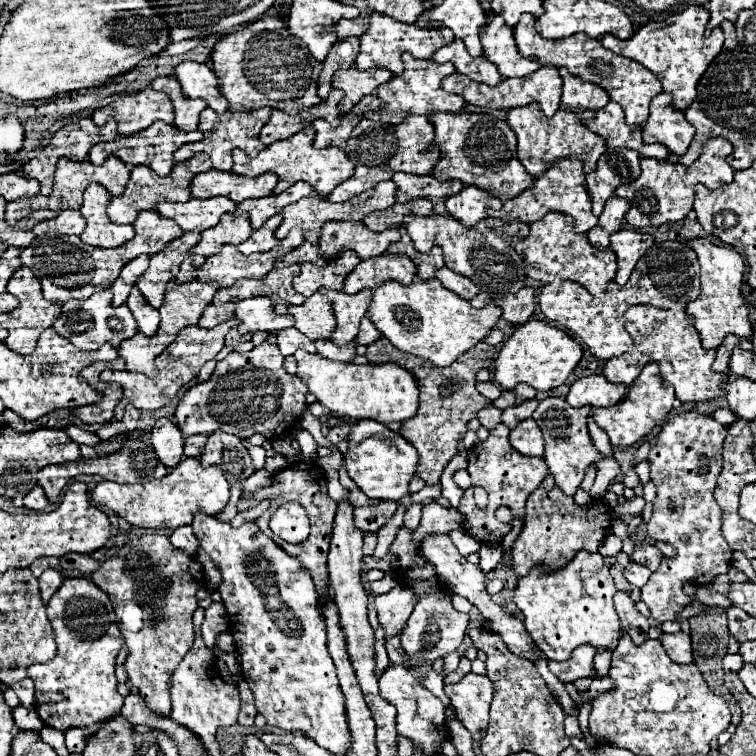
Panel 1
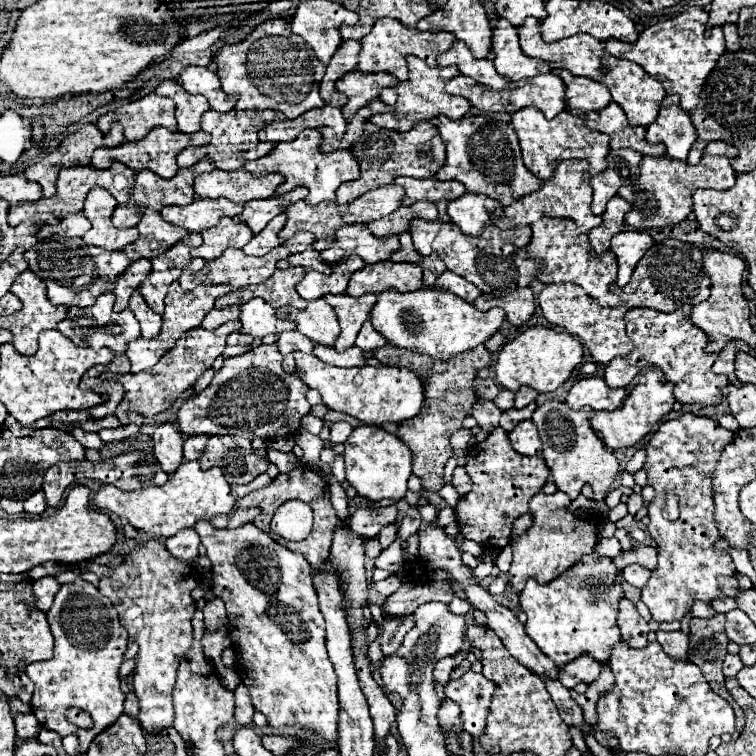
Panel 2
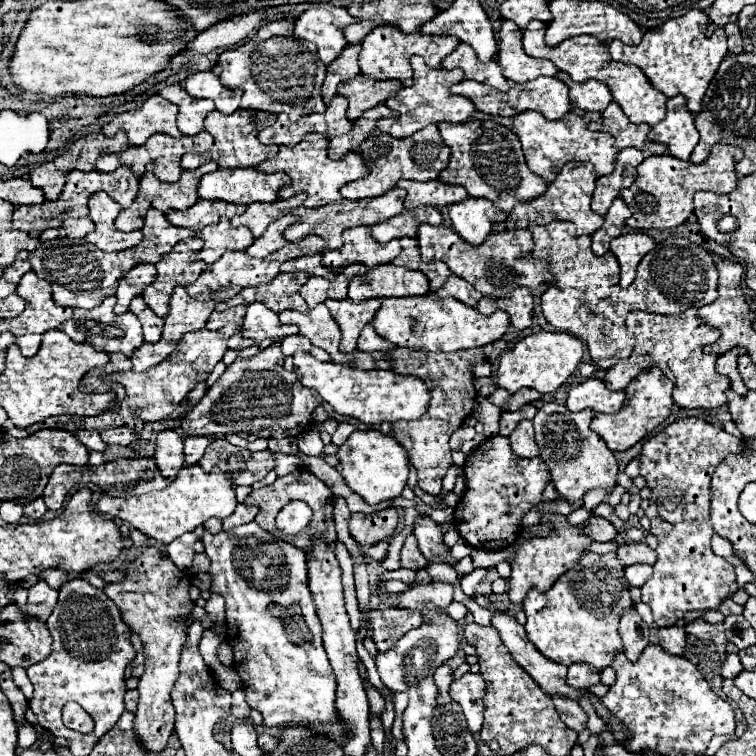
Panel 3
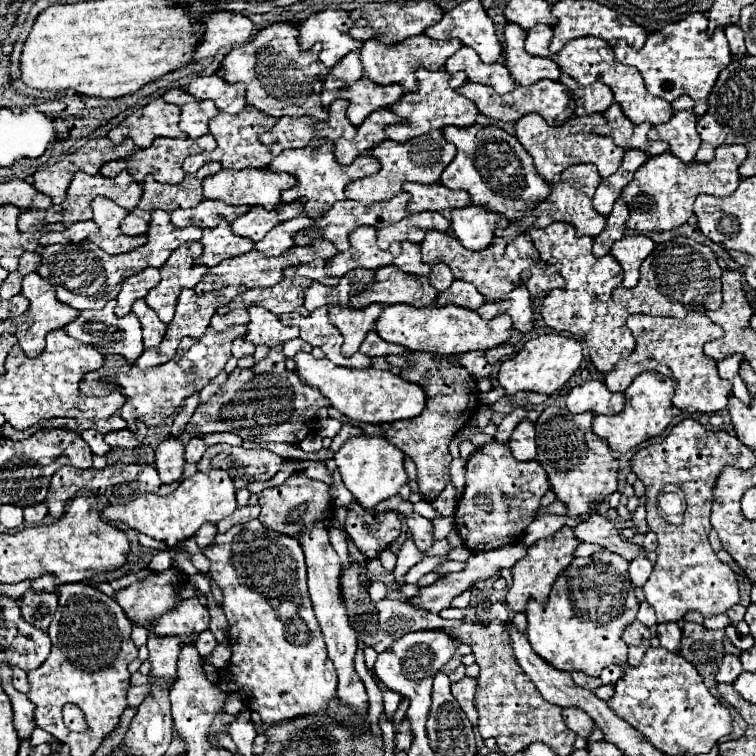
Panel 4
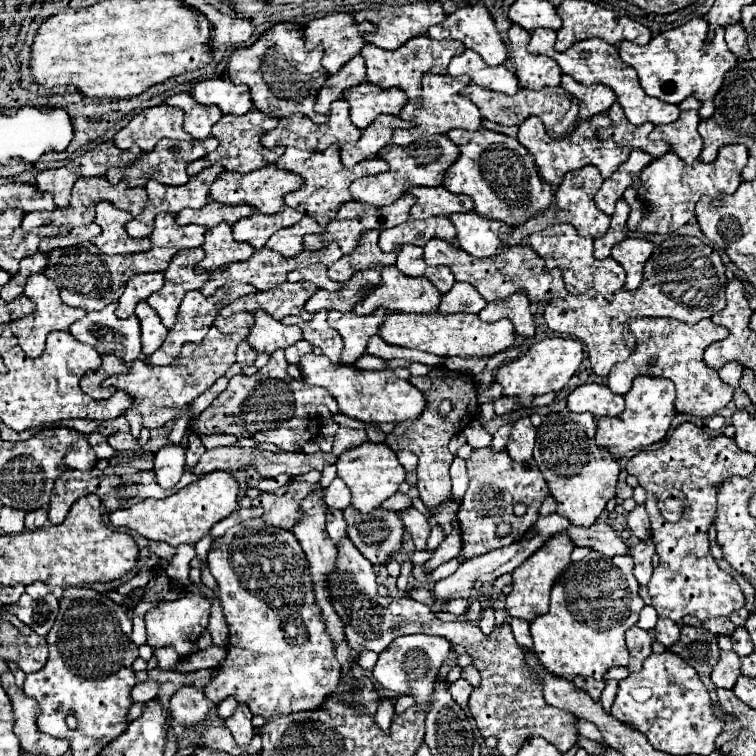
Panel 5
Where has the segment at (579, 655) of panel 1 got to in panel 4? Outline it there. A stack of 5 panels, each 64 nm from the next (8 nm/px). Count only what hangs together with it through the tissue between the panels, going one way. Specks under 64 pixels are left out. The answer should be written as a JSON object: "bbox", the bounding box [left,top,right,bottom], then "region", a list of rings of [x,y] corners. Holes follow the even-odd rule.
{"bbox":[570,670,602,690],"region":[[[574,670],[570,676],[572,676],[572,680],[574,680],[578,686],[588,688],[588,690],[594,690],[594,688],[602,686],[602,680],[600,680],[600,678],[592,678],[592,676],[584,674],[584,672],[576,672],[576,670]]]}

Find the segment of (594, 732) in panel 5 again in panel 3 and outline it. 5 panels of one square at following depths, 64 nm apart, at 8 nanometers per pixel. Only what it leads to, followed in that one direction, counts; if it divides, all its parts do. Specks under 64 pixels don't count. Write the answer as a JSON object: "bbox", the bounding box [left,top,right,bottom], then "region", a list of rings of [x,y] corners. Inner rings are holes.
{"bbox":[552,694,586,732],"region":[[[552,694],[552,702],[562,718],[562,722],[576,730],[576,732],[582,732],[586,728],[586,712],[580,708],[580,704],[572,698],[566,698],[562,694]]]}

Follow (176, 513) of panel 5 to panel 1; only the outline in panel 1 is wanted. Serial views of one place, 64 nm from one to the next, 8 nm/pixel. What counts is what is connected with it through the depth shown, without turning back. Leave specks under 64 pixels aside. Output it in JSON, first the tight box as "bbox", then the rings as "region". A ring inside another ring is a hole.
{"bbox":[92,458,230,528],"region":[[[184,458],[176,468],[170,468],[168,476],[150,480],[144,484],[118,484],[102,480],[92,490],[92,500],[108,506],[112,512],[122,516],[126,522],[142,528],[178,528],[192,522],[192,516],[202,510],[218,514],[230,498],[228,480],[216,466],[204,468],[198,458]]]}

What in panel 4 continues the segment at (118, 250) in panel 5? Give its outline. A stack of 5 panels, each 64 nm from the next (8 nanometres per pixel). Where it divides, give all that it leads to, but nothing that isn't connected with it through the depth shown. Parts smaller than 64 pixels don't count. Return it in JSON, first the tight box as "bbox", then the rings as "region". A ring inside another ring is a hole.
{"bbox":[88,196,146,254],"region":[[[96,196],[92,200],[92,210],[94,210],[94,222],[98,224],[98,232],[88,236],[98,248],[102,248],[108,254],[120,254],[120,252],[130,252],[146,242],[146,236],[126,236],[120,232],[120,220],[128,214],[128,210],[120,208],[116,202]]]}

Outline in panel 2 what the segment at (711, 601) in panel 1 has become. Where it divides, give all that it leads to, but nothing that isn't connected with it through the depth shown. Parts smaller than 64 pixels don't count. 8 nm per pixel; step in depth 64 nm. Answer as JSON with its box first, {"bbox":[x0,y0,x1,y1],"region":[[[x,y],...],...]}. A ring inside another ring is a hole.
{"bbox":[710,595,736,612],"region":[[[721,595],[718,596],[714,602],[710,602],[710,606],[712,606],[716,612],[728,612],[728,610],[736,608],[736,602],[734,602],[732,598],[728,598],[728,596]]]}

